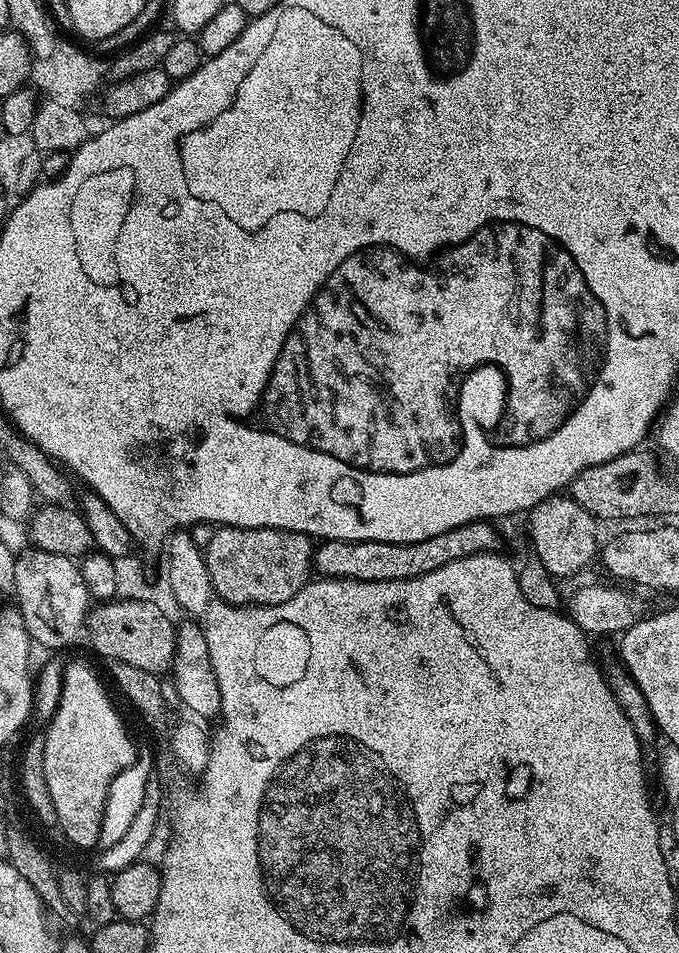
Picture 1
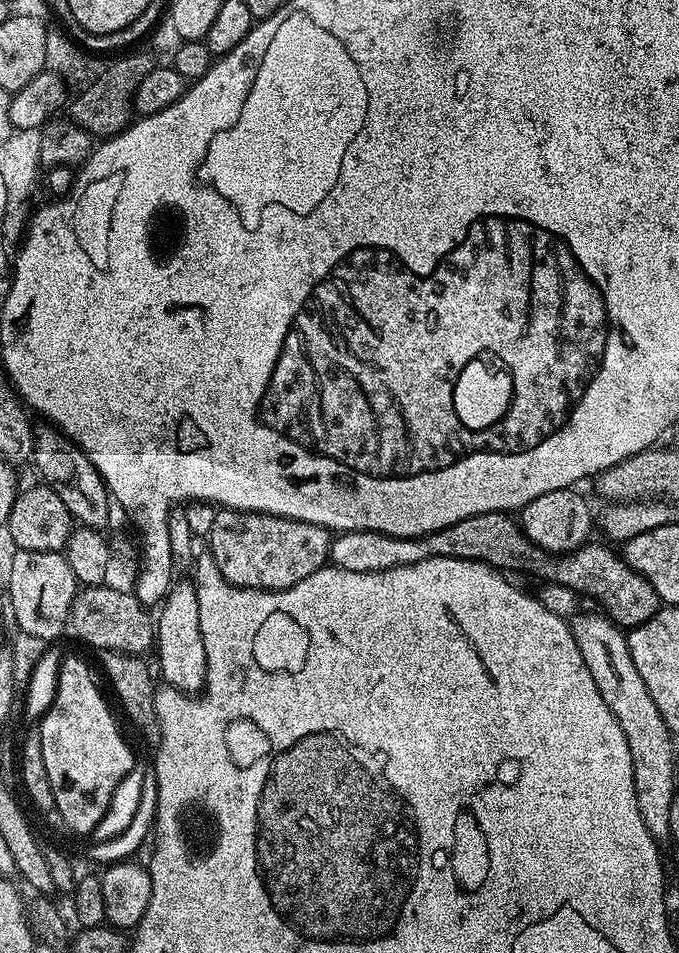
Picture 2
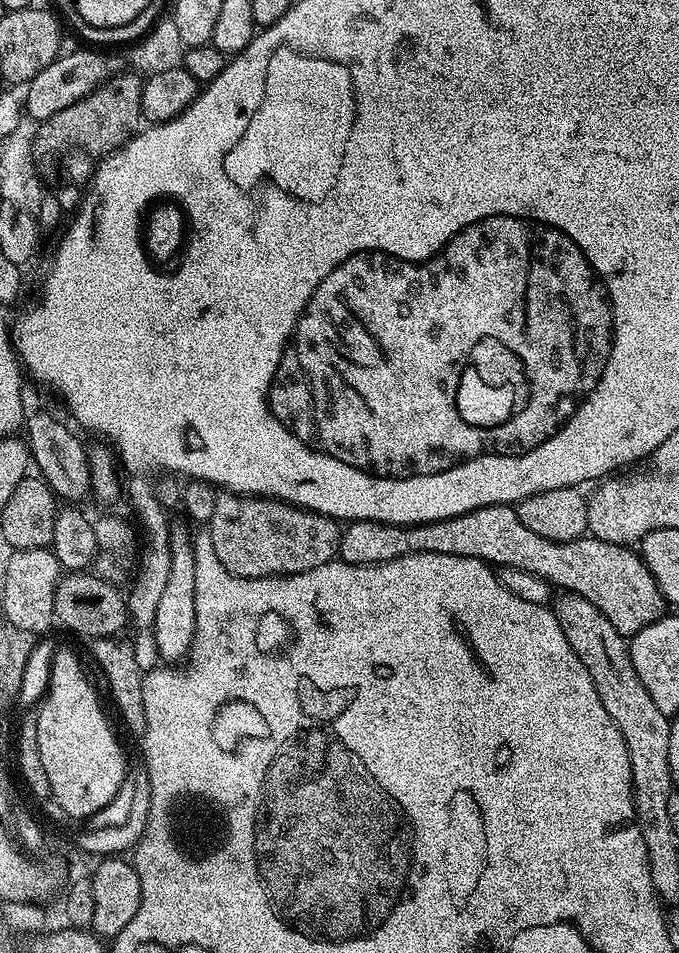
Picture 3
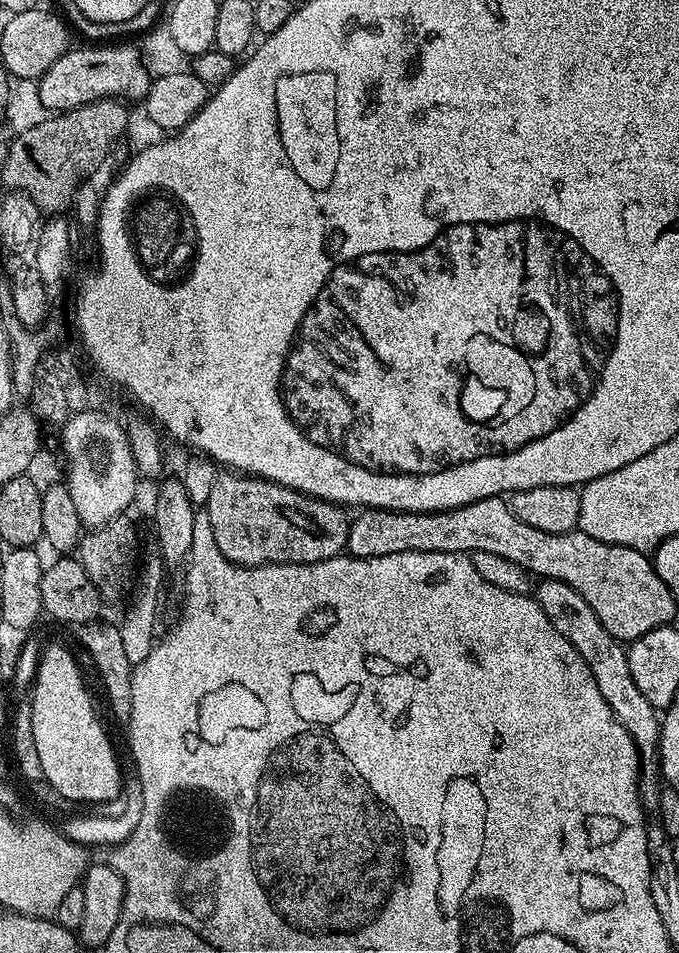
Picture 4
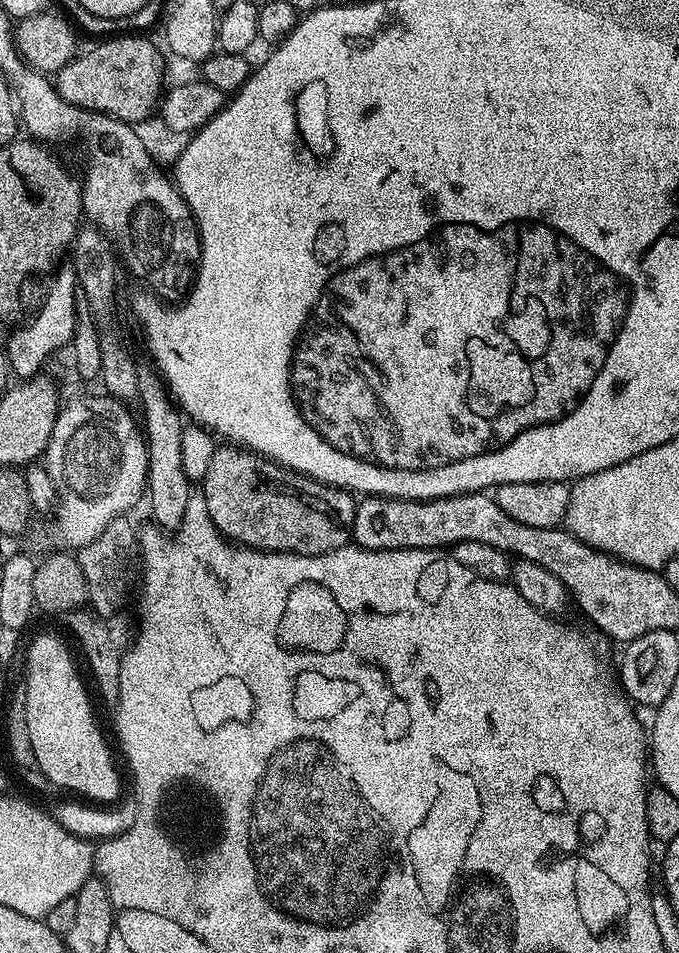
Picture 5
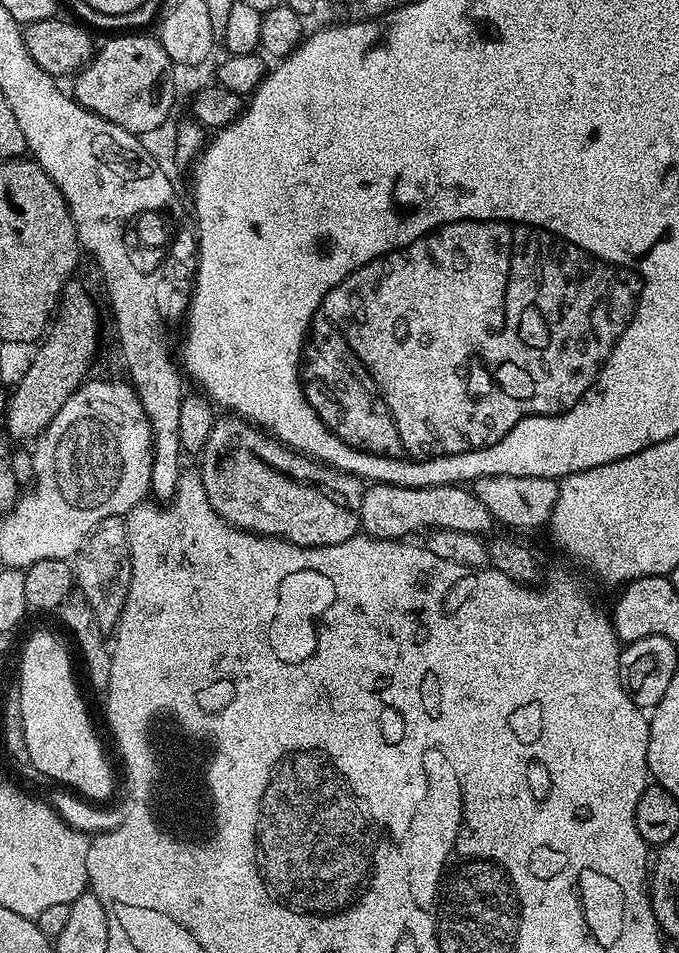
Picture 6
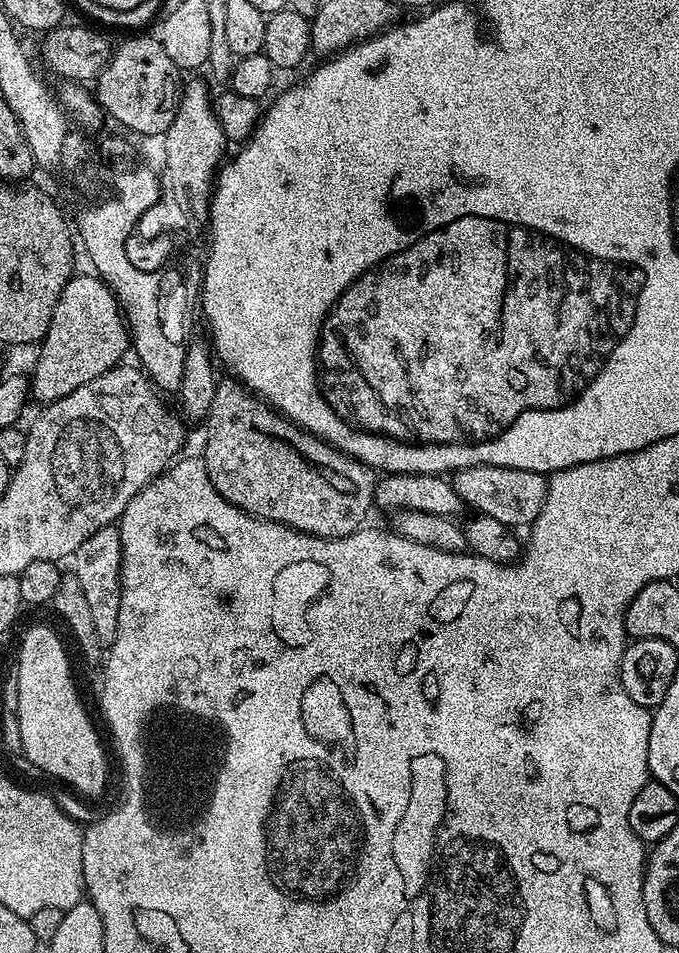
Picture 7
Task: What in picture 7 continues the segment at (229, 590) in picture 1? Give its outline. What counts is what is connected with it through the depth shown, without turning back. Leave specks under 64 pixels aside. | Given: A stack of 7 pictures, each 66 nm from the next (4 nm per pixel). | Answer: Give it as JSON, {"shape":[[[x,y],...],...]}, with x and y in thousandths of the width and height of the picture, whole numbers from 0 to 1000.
{"shape":[[[334,398],[318,404],[297,475],[315,514],[365,541],[401,546],[454,562],[490,567],[538,553],[536,545],[551,533],[555,496],[430,444],[352,399]]]}

